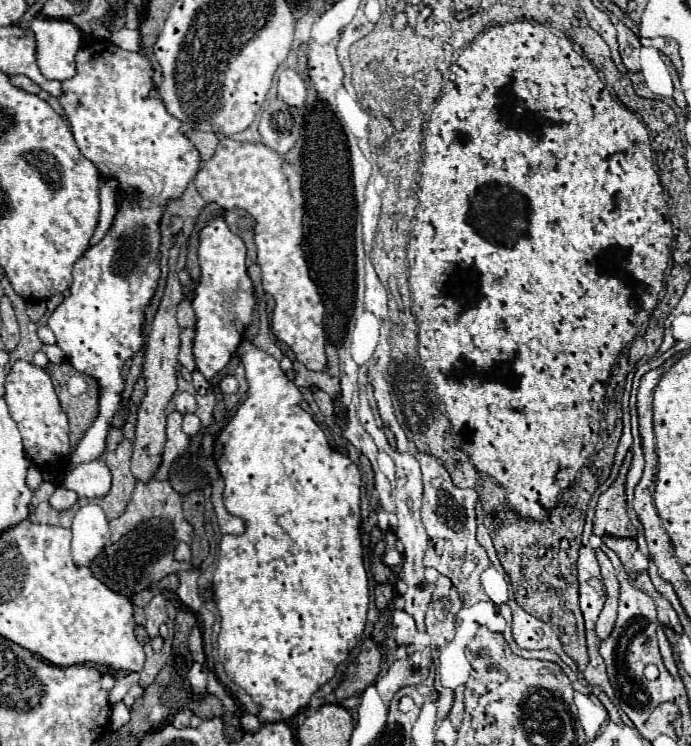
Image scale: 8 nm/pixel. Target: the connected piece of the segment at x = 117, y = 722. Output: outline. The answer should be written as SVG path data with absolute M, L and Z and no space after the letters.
M118 702L118 704L114 706L112 716L110 716L110 730L118 730L118 728L122 728L128 720L130 720L130 710L128 710L124 704Z

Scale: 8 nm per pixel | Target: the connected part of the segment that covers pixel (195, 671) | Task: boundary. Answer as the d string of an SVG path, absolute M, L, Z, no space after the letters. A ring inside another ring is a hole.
M198 662L192 664L192 668L190 668L190 672L188 672L188 680L190 680L190 684L192 684L194 696L204 694L204 690L206 690L206 670L204 670L202 664L198 664Z

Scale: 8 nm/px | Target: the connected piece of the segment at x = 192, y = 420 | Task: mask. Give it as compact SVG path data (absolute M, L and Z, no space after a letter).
M182 414L182 430L188 436L194 436L200 432L200 418L196 414Z

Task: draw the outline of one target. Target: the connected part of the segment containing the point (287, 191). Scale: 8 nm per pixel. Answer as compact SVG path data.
M222 138L214 156L196 174L194 184L206 204L216 202L224 210L242 208L256 220L254 244L262 268L262 288L276 300L270 324L272 332L308 370L324 372L328 366L324 352L324 304L316 282L310 278L310 268L302 250L304 192L300 164L286 164L284 174L284 156L276 154L262 142L236 142Z

